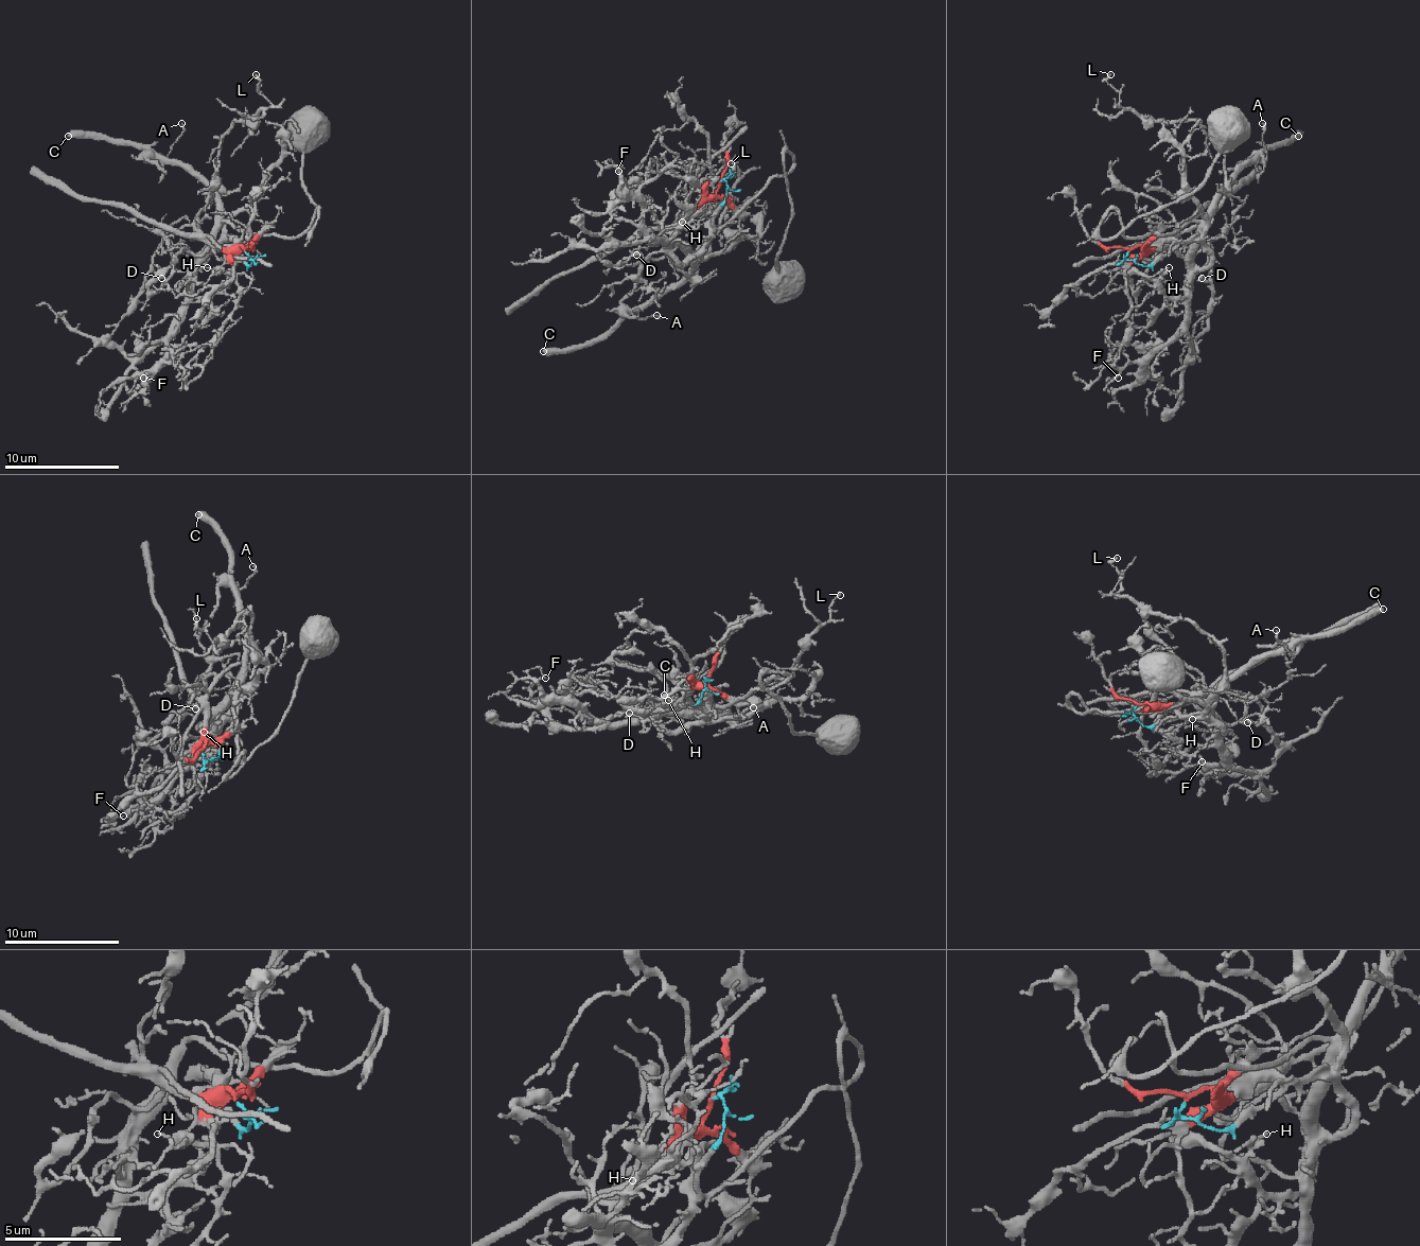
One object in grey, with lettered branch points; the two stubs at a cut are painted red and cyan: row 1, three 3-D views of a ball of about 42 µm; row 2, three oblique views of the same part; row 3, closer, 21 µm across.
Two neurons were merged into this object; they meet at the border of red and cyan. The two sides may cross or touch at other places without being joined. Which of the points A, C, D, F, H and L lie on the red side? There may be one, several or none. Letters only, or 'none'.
D, L

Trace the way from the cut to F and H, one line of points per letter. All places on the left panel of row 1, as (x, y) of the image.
F: (246, 252), (249, 266), (234, 244), (217, 244), (197, 266), (168, 356), (139, 391), (130, 388), (142, 376)
H: (246, 252), (249, 266), (234, 244), (217, 244), (197, 266), (197, 296), (209, 296), (226, 276), (206, 266)

